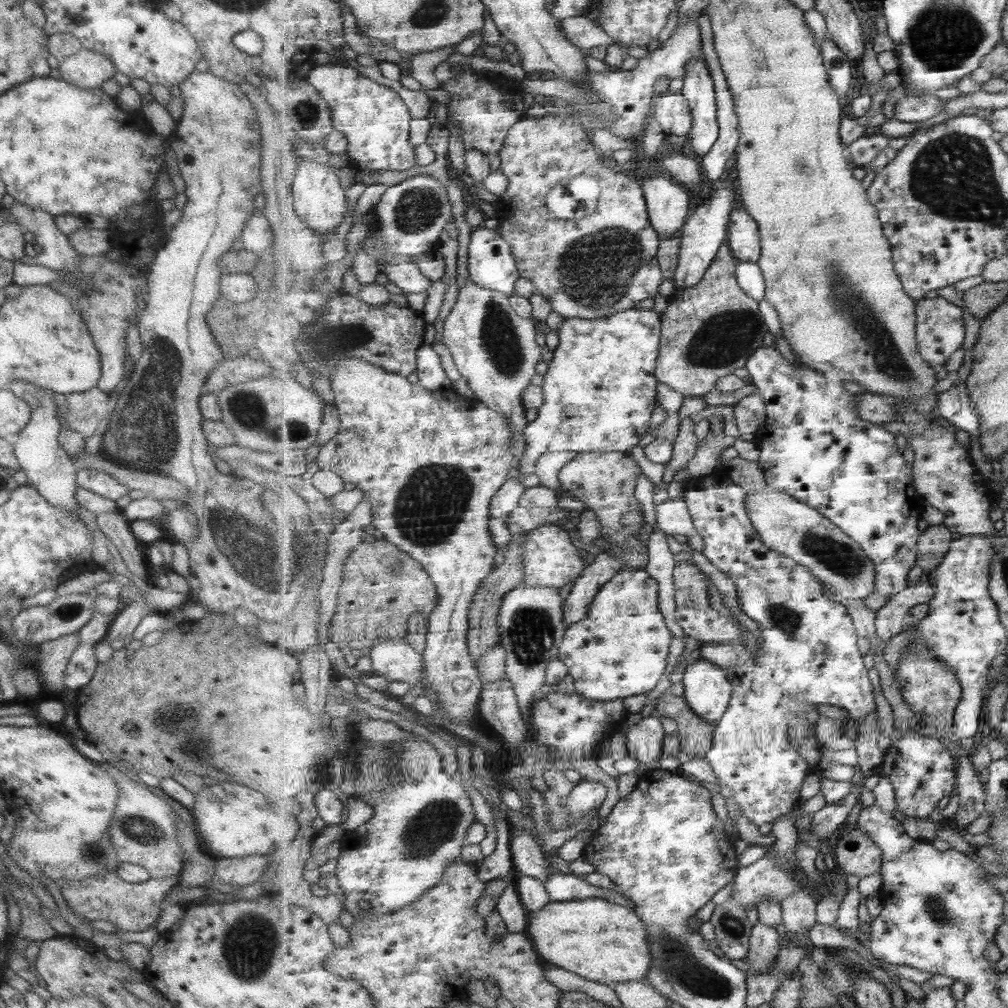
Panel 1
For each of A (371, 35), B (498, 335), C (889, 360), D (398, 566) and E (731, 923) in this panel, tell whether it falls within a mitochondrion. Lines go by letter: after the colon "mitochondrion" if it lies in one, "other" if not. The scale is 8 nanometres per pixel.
A: other
B: mitochondrion
C: mitochondrion
D: mitochondrion
E: mitochondrion

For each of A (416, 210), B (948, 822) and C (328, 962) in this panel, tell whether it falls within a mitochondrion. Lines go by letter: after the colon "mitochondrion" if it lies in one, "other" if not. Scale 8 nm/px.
A: mitochondrion
B: other
C: other

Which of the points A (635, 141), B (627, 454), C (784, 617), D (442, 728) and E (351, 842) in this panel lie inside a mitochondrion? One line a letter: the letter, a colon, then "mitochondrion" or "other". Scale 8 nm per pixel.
A: other
B: other
C: mitochondrion
D: other
E: other

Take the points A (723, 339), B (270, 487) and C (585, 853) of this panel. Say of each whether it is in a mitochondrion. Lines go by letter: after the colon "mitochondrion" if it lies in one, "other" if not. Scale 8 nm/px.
A: mitochondrion
B: other
C: other

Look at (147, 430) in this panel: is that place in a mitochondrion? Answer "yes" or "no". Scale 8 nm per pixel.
yes

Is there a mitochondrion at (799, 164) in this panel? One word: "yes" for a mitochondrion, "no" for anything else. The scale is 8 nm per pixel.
yes

